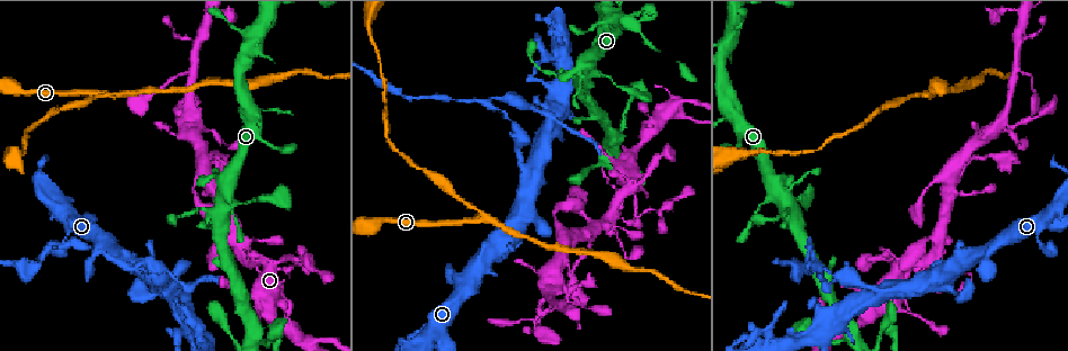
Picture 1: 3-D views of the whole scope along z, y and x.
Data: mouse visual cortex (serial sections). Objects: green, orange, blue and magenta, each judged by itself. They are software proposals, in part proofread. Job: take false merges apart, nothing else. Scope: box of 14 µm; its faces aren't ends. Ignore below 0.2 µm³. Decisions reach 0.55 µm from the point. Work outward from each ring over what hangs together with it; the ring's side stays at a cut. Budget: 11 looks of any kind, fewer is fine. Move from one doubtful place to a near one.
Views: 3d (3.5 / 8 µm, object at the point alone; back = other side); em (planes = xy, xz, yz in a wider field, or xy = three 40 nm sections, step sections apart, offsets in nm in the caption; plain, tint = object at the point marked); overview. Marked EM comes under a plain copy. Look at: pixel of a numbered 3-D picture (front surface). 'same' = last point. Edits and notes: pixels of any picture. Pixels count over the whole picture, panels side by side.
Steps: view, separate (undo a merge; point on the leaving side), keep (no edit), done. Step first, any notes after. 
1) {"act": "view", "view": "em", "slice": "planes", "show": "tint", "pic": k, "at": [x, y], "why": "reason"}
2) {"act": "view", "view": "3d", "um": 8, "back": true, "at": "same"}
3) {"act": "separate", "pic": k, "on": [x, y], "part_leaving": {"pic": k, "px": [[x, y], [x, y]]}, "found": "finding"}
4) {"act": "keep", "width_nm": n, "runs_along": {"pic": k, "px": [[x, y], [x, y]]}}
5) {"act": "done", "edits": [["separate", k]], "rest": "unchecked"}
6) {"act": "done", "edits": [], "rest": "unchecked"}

{"act": "view", "view": "3d", "um": 3.5, "pic": 1, "at": [926, 261], "why": "three-way junction"}

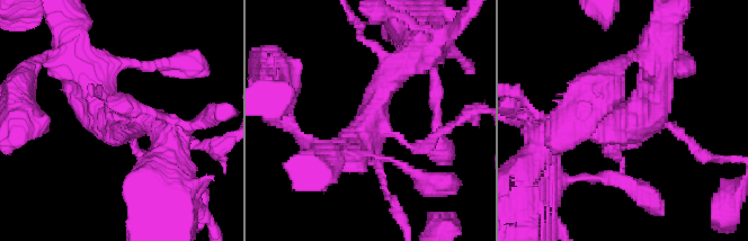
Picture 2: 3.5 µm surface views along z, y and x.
{"act": "view", "view": "em", "slice": "xy", "step": 3, "show": "tint", "pic": 2, "at": [114, 125], "why": "shape alone is not enough"}

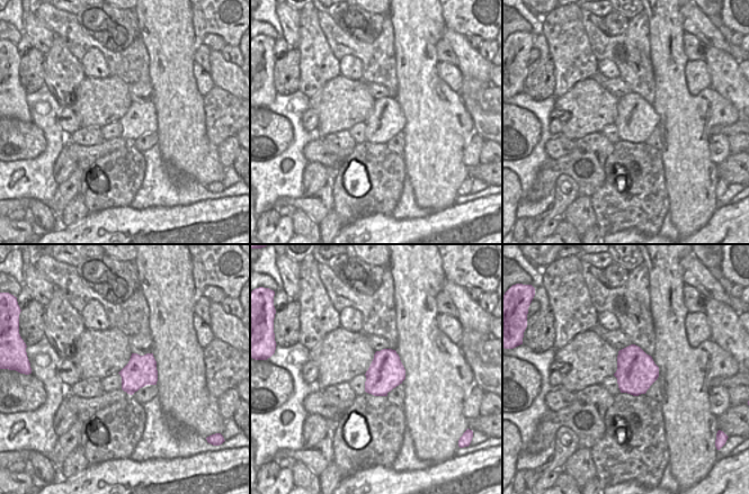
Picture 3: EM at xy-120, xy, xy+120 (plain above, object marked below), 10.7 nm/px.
{"act": "keep", "runs_along": {"pic": 2, "px": [[403, 63], [362, 141], [334, 155]]}, "found": "continuous, no second cell"}

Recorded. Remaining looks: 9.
{"act": "view", "view": "3d", "um": 3.5, "pic": 1, "at": [585, 235], "why": "arms part here"}

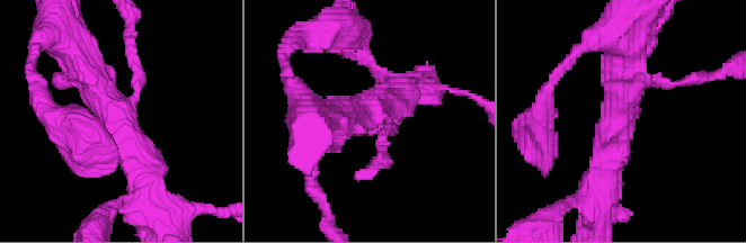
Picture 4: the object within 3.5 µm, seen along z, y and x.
{"act": "view", "view": "em", "slice": "xy", "step": 5, "show": "tint", "pic": 4, "at": [118, 116], "why": "now the EM"}

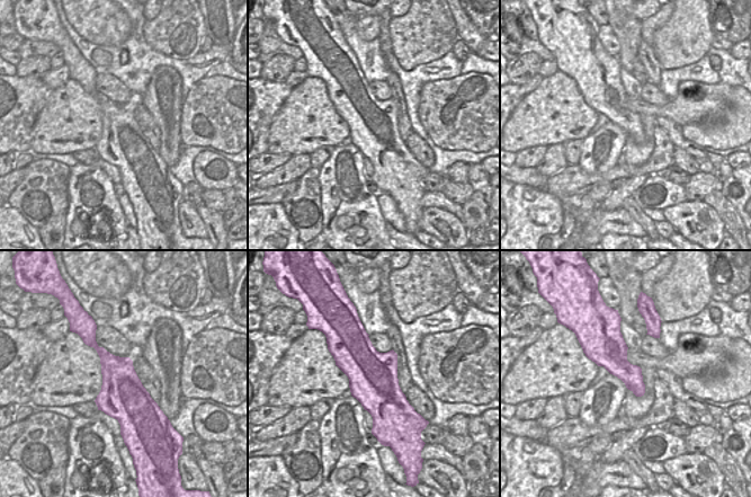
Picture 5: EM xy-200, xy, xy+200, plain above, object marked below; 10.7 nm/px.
{"act": "keep", "arm_widths_nm": [150, 450, 450], "runs_along": {"pic": 4, "px": [[145, 181], [118, 116], [77, 53]]}, "found": "one cell here"}

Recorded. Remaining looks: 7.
{"act": "view", "view": "3d", "um": 8, "pic": 1, "at": [933, 97]}

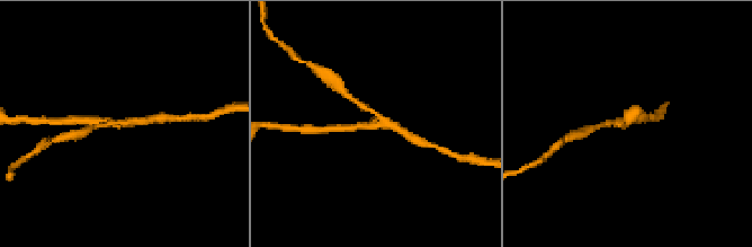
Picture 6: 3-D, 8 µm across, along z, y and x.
{"act": "view", "view": "em", "slice": "xy", "step": 5, "show": "tint", "pic": 6, "at": [371, 127], "why": "now the EM"}

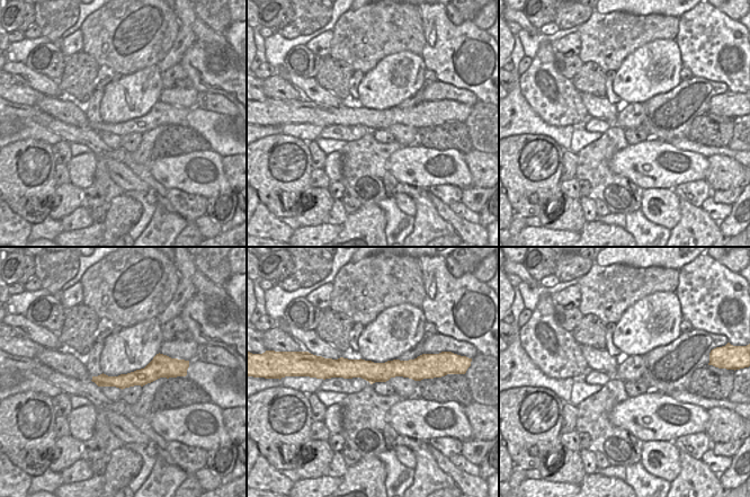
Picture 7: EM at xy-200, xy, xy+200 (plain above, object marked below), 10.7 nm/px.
{"act": "keep", "runs_along": {"pic": 6, "px": [[337, 128], [375, 122], [376, 114], [359, 105]]}, "found": "one cell here"}

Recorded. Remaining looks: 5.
{"act": "view", "view": "3d", "um": 8, "pic": 1, "at": [256, 326], "why": "three-way junction"}

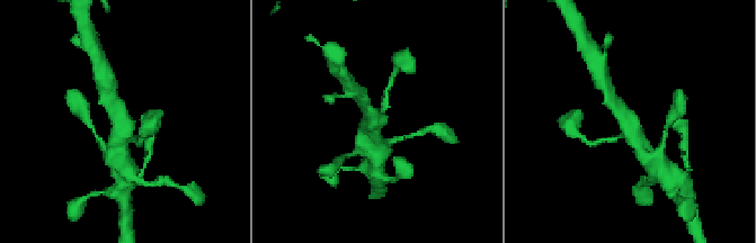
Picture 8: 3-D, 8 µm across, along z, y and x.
{"act": "view", "view": "em", "slice": "xy", "step": 3, "show": "tint", "pic": 8, "at": [626, 124], "arms": 3, "arm_widths_nm": [200, 300, 400]}

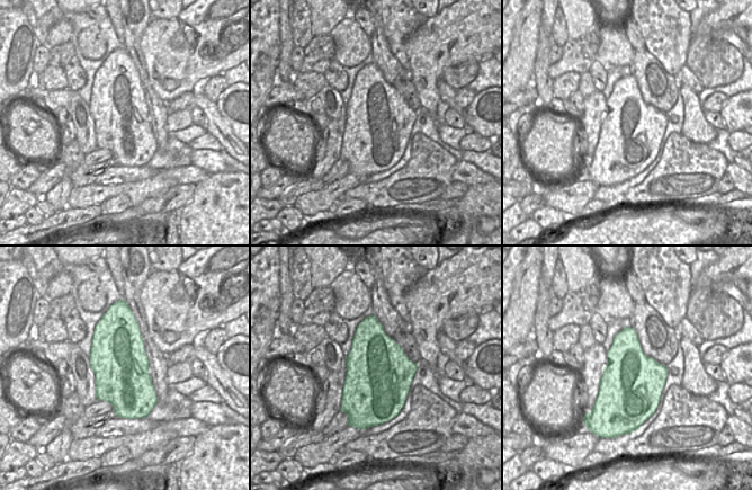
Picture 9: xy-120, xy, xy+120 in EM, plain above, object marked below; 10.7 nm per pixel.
{"act": "keep", "runs_along": {"pic": 8, "px": [[616, 102], [648, 159]]}, "found": "all the same cell"}

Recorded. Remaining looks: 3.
{"act": "done", "edits": [], "rest": "unchecked"}

